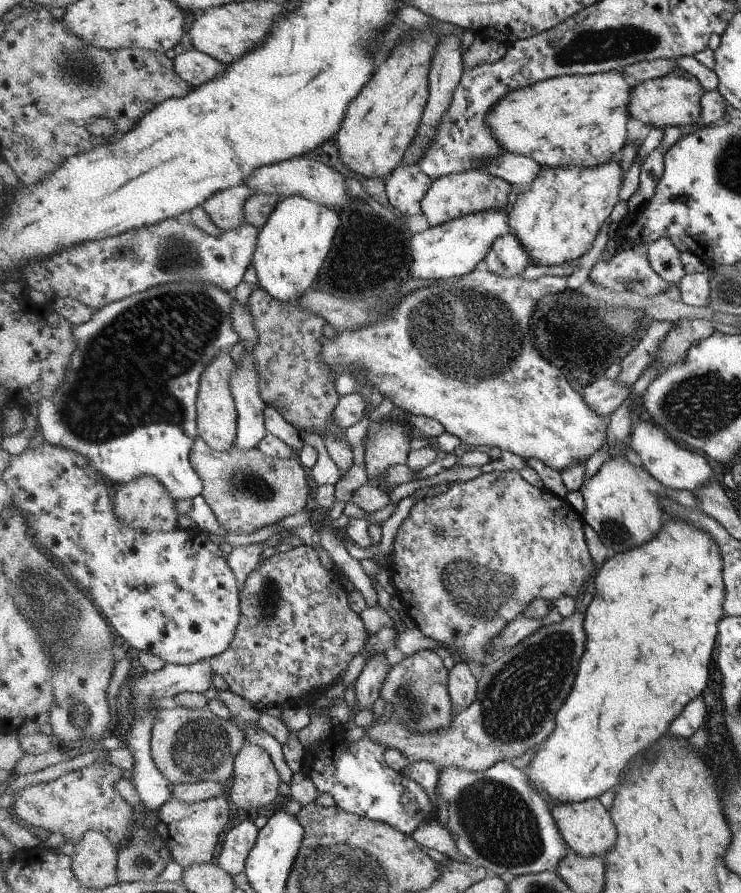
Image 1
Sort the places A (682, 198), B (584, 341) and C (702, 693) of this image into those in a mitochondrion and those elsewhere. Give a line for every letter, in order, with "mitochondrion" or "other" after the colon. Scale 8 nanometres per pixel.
A: other
B: mitochondrion
C: other

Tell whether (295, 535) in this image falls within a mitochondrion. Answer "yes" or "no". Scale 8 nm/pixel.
no

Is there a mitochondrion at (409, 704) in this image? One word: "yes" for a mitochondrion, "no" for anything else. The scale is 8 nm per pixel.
yes

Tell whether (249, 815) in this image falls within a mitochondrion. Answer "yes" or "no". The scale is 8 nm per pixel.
no

